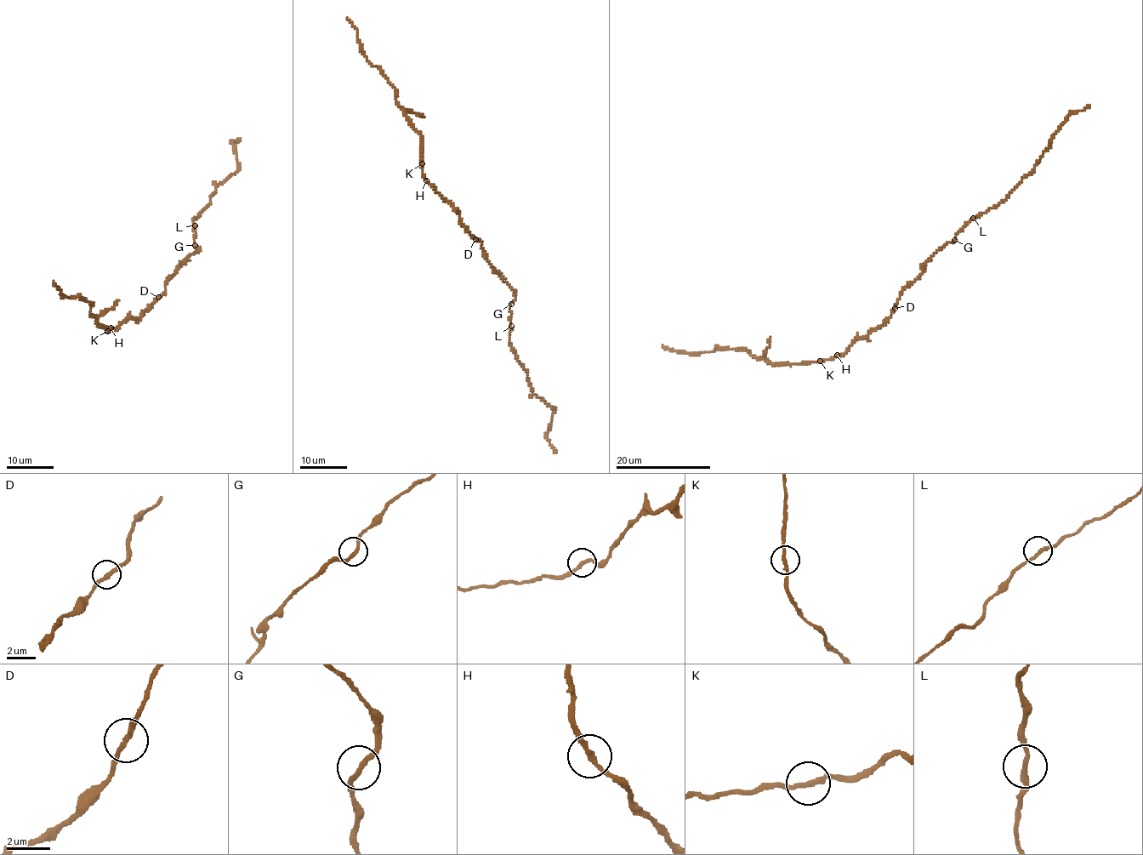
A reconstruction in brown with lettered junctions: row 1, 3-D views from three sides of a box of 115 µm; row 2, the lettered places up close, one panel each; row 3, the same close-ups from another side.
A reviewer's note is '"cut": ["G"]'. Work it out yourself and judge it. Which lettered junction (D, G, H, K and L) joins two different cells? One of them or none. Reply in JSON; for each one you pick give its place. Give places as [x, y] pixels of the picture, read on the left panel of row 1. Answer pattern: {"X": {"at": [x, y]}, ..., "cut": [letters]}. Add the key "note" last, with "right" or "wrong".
{"cut": [], "note": "wrong"}

